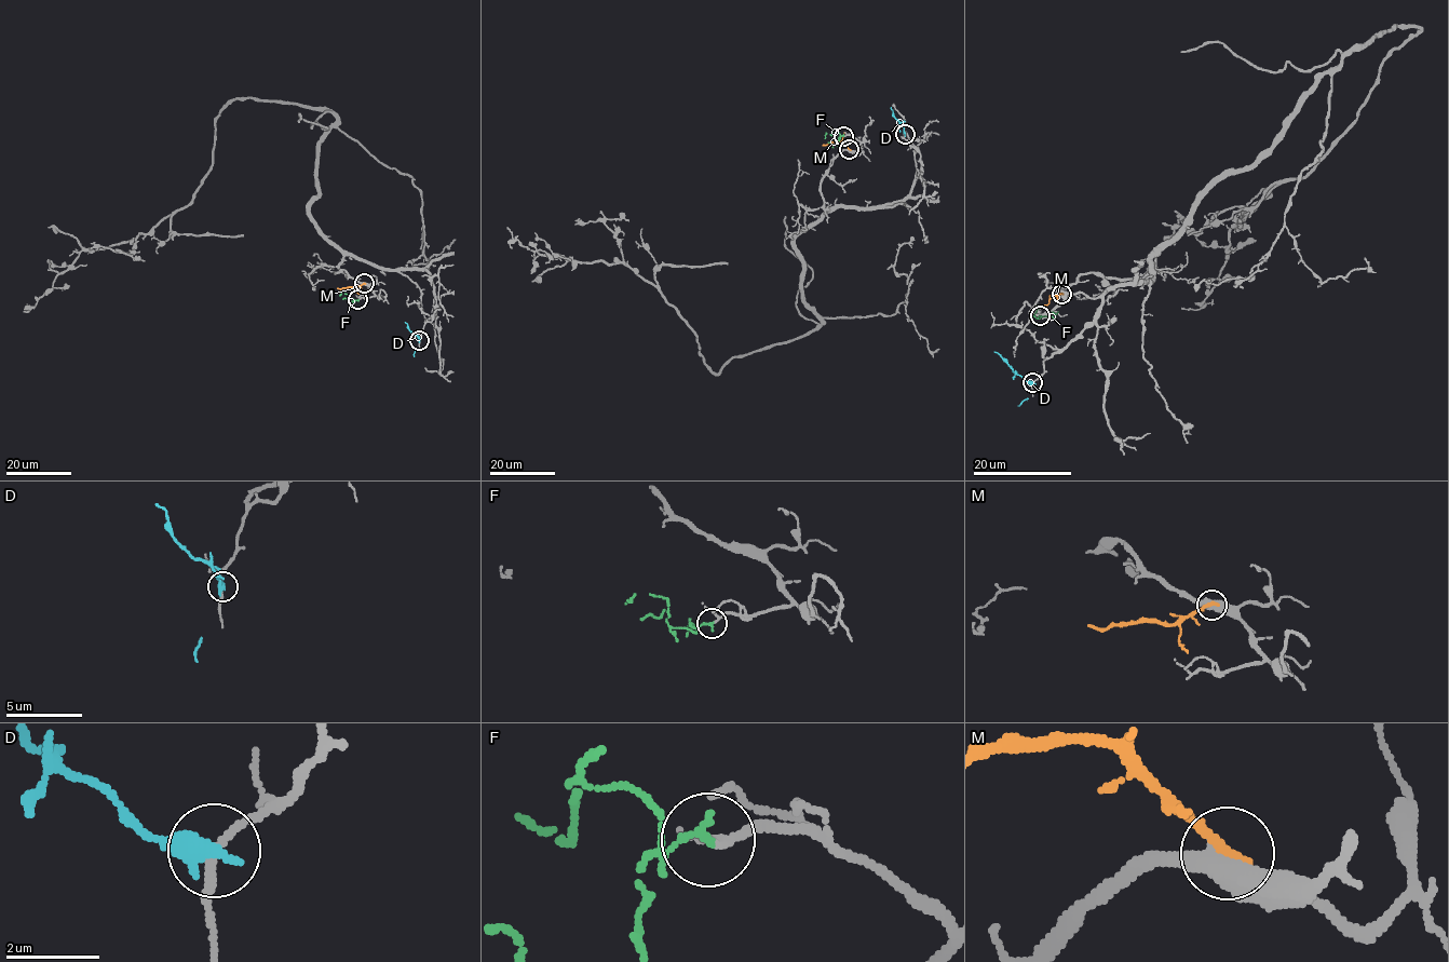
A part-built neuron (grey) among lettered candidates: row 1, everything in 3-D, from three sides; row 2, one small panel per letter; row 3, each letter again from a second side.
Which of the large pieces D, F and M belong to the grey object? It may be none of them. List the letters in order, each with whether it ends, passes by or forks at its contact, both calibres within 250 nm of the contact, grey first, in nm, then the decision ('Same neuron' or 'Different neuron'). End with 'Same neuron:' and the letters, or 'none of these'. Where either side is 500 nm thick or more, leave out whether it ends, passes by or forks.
D: It ends there. Thickness 180 nm (grey) against 400 nm. Different neuron
F: It ends there. Thickness 110 nm (grey) against 180 nm. Same neuron
M: Thickness 500 nm (grey) against 280 nm. Different neuron
Same neuron: F

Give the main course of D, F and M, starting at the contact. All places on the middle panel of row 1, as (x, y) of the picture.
D: (905, 134), (903, 125), (891, 107)
F: (843, 135), (834, 132), (833, 135), (826, 134), (825, 138), (833, 148)
M: (849, 149), (840, 141), (822, 146)

